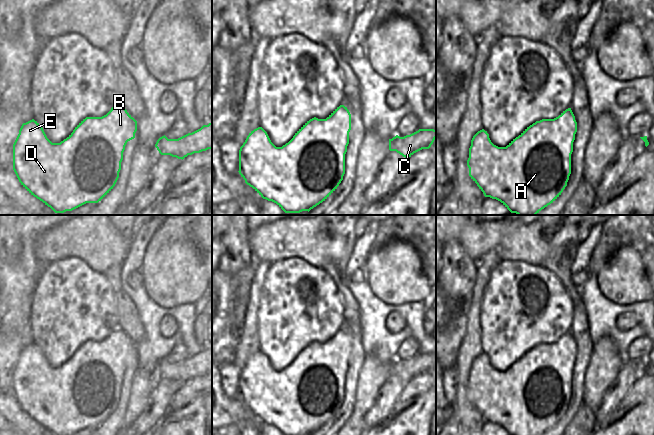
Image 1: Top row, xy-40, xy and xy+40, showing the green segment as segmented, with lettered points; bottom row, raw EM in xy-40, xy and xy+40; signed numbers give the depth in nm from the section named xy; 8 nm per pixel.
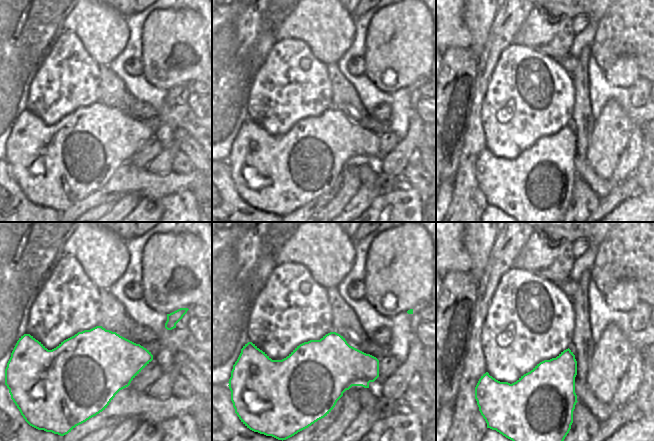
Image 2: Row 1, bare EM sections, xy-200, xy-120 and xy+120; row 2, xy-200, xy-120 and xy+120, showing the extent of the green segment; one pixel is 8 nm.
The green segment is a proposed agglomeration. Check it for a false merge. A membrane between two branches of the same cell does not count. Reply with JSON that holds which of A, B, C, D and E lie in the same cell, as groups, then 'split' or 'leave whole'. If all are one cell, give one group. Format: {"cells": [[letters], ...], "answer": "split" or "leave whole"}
{"cells": [["A", "B", "C", "D", "E"]], "answer": "leave whole"}

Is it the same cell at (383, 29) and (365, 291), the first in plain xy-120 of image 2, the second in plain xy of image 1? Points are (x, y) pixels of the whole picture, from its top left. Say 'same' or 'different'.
different

